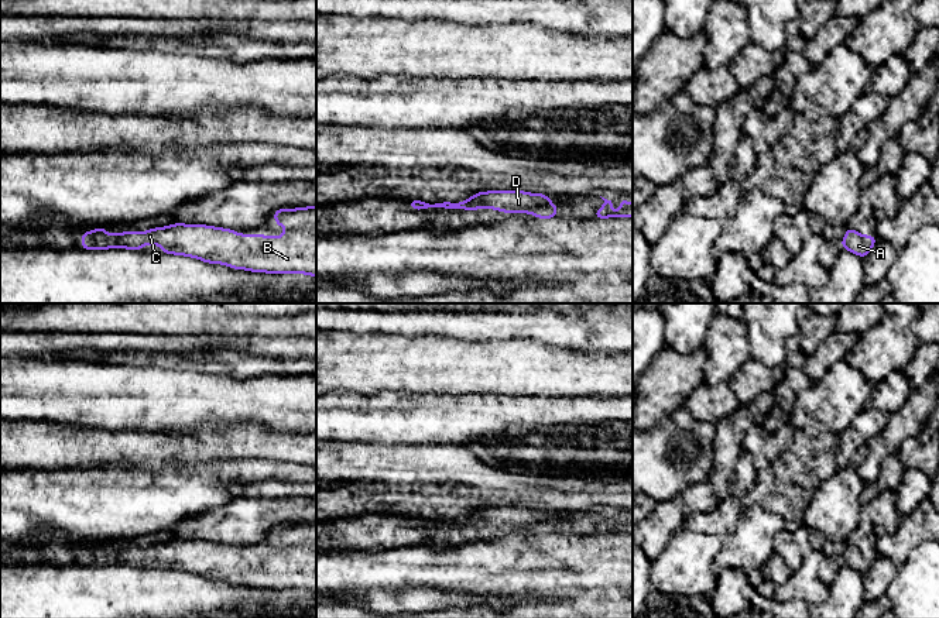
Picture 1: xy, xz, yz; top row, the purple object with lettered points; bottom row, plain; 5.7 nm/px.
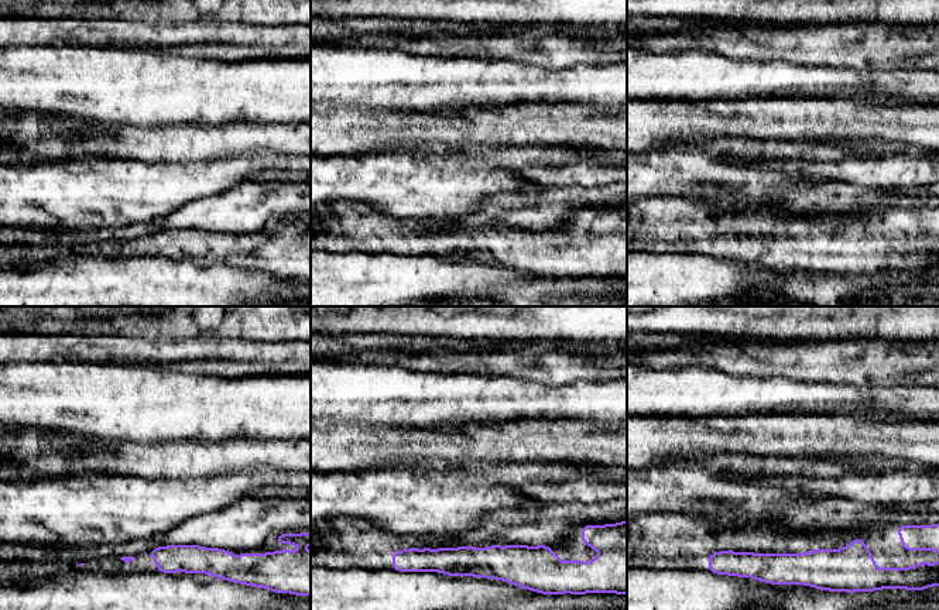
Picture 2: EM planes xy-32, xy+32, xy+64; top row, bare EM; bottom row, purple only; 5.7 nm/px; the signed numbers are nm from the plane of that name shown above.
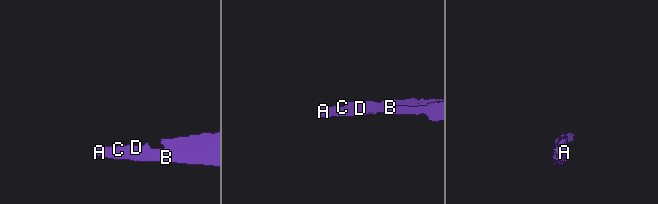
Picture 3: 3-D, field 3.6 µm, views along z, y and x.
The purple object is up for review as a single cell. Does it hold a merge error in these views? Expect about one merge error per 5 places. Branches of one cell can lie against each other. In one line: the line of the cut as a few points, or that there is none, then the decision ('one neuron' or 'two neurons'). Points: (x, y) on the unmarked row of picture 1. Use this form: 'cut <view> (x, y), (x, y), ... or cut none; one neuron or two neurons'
cut none; one neuron

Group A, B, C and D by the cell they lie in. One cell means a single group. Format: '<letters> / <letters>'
A B C D

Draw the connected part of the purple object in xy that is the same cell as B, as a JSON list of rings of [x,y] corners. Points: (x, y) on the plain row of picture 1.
[[[316,522],[277,525],[274,538],[288,547],[282,552],[239,550],[230,545],[175,539],[147,547],[124,547],[109,550],[103,543],[82,549],[82,566],[127,564],[140,566],[145,560],[157,560],[161,569],[186,571],[209,580],[223,580],[236,586],[268,590],[306,590],[316,593]]]

